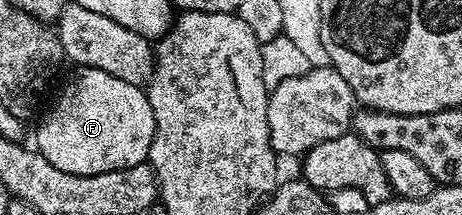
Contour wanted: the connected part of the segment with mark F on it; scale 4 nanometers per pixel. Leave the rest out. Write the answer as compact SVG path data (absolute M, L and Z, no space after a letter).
M78 67L76 71L69 85L62 90L61 97L54 102L53 109L42 118L37 128L37 151L47 158L47 162L51 162L51 166L59 166L59 170L67 170L67 174L80 176L103 174L146 163L155 138L155 114L151 110L148 91L140 84L123 82L123 78L115 78L115 74L107 74L103 70Z

